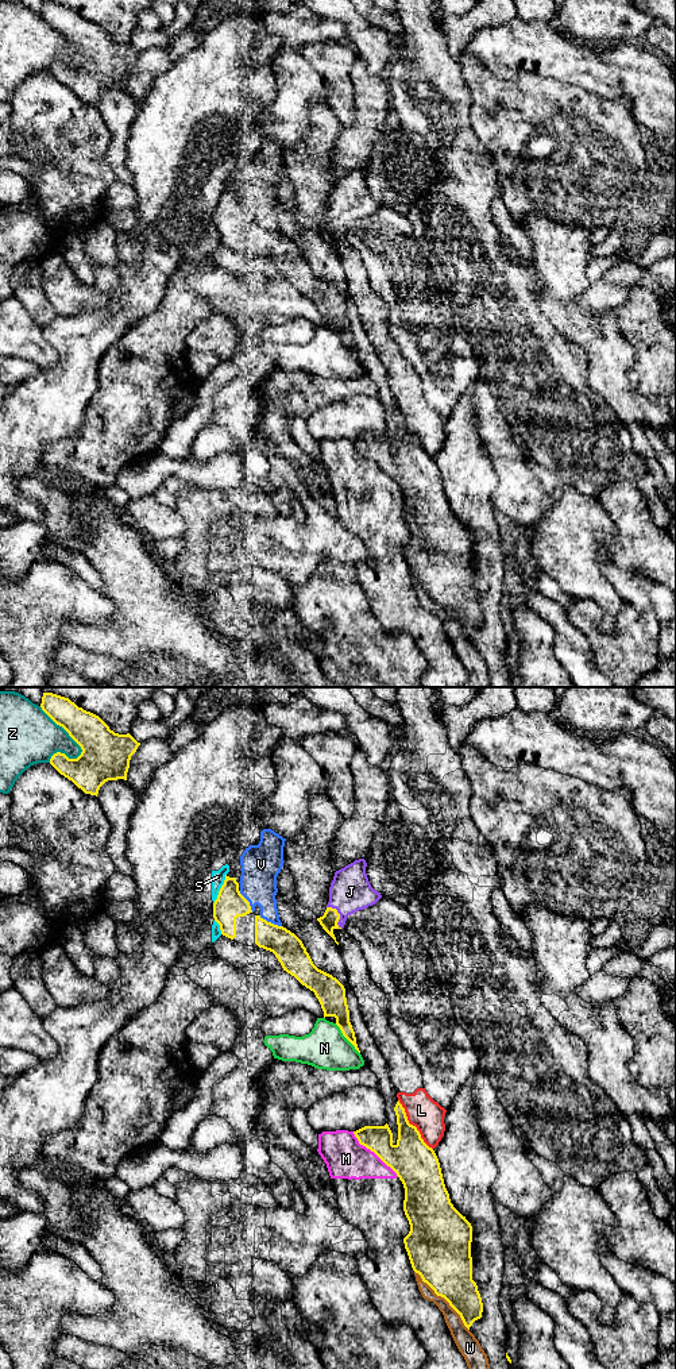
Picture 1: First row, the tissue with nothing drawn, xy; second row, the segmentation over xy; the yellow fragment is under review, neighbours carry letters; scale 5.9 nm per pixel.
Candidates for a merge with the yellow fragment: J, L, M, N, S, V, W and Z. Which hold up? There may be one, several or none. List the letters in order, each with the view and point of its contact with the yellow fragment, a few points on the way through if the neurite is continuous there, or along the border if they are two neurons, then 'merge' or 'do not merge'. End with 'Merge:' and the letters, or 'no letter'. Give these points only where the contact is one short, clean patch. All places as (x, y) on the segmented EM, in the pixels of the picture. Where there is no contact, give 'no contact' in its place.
J: xy (339, 914) | across xy (328, 921), (339, 914), (339, 907), (350, 891) | merge
L: xy (412, 1125) | do not merge
M: xy (374, 1152) | do not merge
N: xy (346, 1037) | do not merge
S: xy (220, 889) | do not merge
V: xy (270, 922) | do not merge
W: xy (444, 1298) | do not merge
Z: xy (66, 731) | do not merge
Merge: J

